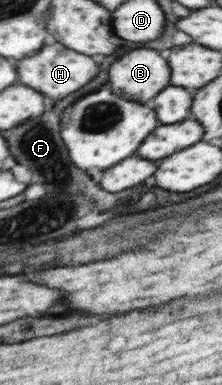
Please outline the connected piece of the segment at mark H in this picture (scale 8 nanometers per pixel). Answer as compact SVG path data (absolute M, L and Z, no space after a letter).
M60 43L46 45L44 51L39 51L39 53L40 55L18 61L16 67L20 69L19 77L22 83L26 83L28 87L36 87L36 91L44 91L44 95L48 93L48 97L52 97L52 99L64 99L64 97L72 95L74 91L78 91L80 87L90 83L98 73L98 65L92 57L66 49Z

